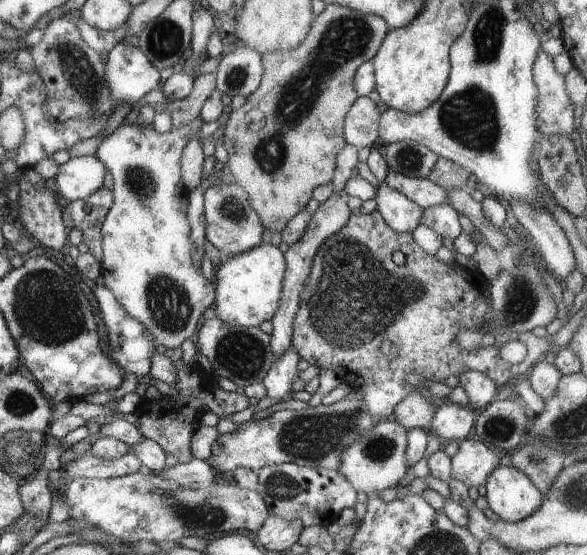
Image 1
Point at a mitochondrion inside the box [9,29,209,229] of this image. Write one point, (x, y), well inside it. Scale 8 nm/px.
(74, 66)

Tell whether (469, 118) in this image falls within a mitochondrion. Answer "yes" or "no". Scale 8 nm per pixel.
yes

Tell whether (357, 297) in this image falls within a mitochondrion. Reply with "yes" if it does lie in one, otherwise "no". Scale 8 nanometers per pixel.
yes

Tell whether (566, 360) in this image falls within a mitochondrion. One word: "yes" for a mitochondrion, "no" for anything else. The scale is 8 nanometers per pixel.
no

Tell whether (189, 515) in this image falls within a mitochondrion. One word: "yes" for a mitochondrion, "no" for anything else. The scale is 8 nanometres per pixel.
yes

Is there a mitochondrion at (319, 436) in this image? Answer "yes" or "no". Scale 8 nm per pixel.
yes

